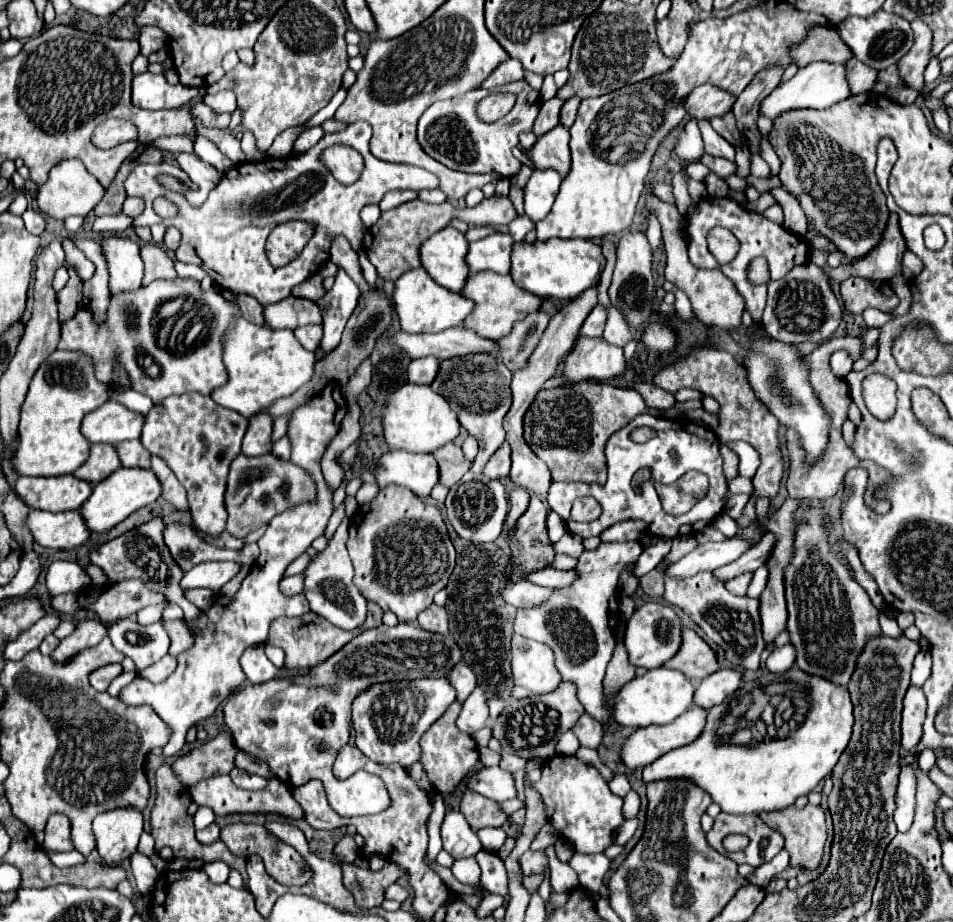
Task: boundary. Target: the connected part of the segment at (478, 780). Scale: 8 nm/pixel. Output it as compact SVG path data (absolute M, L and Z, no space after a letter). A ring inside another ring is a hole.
M483 767L479 771L473 771L467 779L467 787L493 801L513 799L517 795L513 775L509 771L503 771L501 767Z

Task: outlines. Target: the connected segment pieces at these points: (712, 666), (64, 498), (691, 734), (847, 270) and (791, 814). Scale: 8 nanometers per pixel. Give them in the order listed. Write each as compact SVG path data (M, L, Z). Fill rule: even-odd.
M683 627L681 647L675 653L675 657L665 661L665 667L677 669L685 673L689 681L699 683L709 673L715 673L719 669L719 663L717 663L715 651L693 629Z
M73 475L61 477L19 477L15 483L15 493L19 499L41 511L73 511L73 509L47 509L47 507L81 507L81 503L91 495L93 487Z
M693 705L689 711L685 711L685 715L679 715L673 723L637 729L635 733L631 733L631 735L625 739L623 749L621 749L621 761L625 763L627 769L635 771L635 769L647 767L649 763L653 763L655 759L659 759L659 757L665 755L667 751L691 743L691 739L697 739L697 735L701 733L701 727L705 727L705 715L707 715L707 711L701 711L701 707L695 707L695 705Z
M891 213L885 233L877 247L873 247L867 255L853 259L845 267L831 268L827 264L828 252L813 250L811 260L823 271L835 279L837 283L843 283L849 277L863 277L871 281L887 281L893 275L901 273L901 257L905 253L905 243L901 239L901 231L897 231L897 215Z
M805 805L803 809L789 807L789 811L781 811L779 815L761 815L761 819L775 831L779 823L779 833L785 837L785 851L789 853L789 867L801 867L813 871L821 865L823 847L827 841L827 821L825 821L825 811L821 807L815 805Z

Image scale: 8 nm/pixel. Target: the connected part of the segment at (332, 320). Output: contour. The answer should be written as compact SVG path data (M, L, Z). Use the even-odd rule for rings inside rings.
M339 271L333 289L327 291L317 301L317 305L323 313L323 329L325 329L325 337L319 345L323 353L329 353L339 345L347 319L351 317L353 309L357 307L359 293L361 291L353 283L353 279L349 279L349 275L345 275L345 271Z

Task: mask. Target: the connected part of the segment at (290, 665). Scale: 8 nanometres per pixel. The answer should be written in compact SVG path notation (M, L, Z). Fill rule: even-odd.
M367 603L367 619L361 625L361 629L357 627L357 631L341 631L339 627L333 627L327 619L321 619L315 613L305 613L297 619L289 619L289 617L281 617L271 625L271 633L269 633L269 645L277 645L285 651L285 667L287 669L311 669L323 661L327 661L333 651L345 647L353 637L361 635L367 629L379 627L381 623L381 609L375 603ZM281 635L283 635L283 643L281 643ZM323 637L323 639L321 639Z

